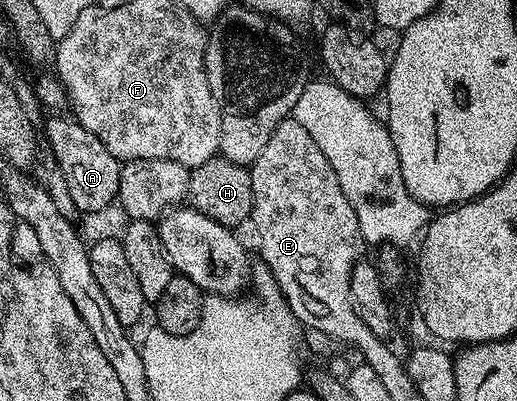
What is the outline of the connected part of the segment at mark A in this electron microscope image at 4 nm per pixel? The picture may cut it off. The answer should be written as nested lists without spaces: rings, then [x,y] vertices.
[[[52,116],[46,124],[46,138],[52,150],[51,157],[59,164],[70,189],[71,200],[75,204],[77,213],[87,215],[105,208],[119,197],[120,167],[109,149],[102,144],[98,136],[94,136],[89,129],[83,128],[80,122],[69,118],[64,120]]]

